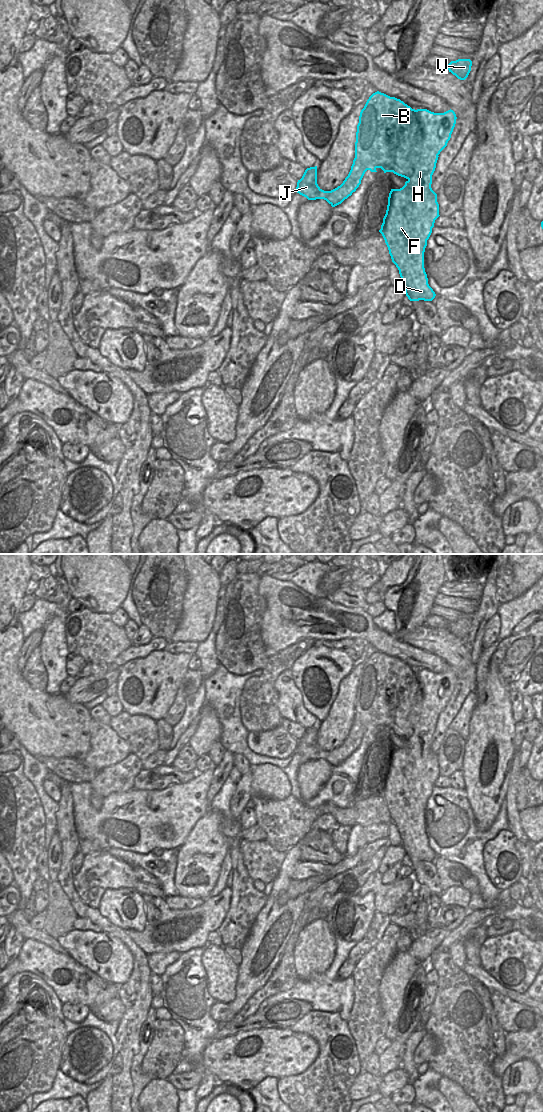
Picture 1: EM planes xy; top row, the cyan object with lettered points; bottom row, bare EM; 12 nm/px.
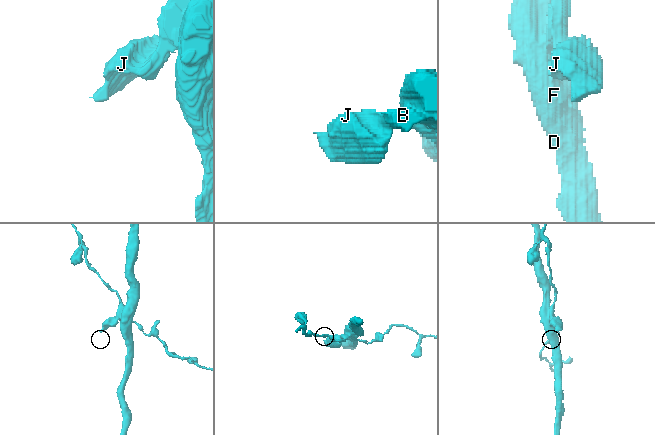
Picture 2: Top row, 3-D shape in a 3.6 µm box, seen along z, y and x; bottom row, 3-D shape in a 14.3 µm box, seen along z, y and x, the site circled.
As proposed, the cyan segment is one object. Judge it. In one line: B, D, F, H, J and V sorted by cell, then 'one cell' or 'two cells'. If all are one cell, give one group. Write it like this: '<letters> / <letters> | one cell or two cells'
B J / D F H V | two cells

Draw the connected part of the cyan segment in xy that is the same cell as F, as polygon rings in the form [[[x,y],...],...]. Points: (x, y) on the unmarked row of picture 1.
[[[427,669],[415,670],[415,678],[423,693],[423,705],[414,710],[415,732],[400,749],[391,749],[383,783],[379,792],[388,807],[392,822],[399,830],[401,846],[410,861],[432,861],[436,854],[428,844],[424,828],[424,812],[427,806],[435,780],[439,775],[437,754],[432,750],[432,729],[429,727],[434,716],[439,715],[447,706],[456,684],[456,674],[453,670],[444,673],[434,673]]]

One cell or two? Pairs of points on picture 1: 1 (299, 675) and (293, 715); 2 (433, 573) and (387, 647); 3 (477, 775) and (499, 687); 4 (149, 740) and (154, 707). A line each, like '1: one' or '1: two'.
1: two
2: two
3: one
4: two

